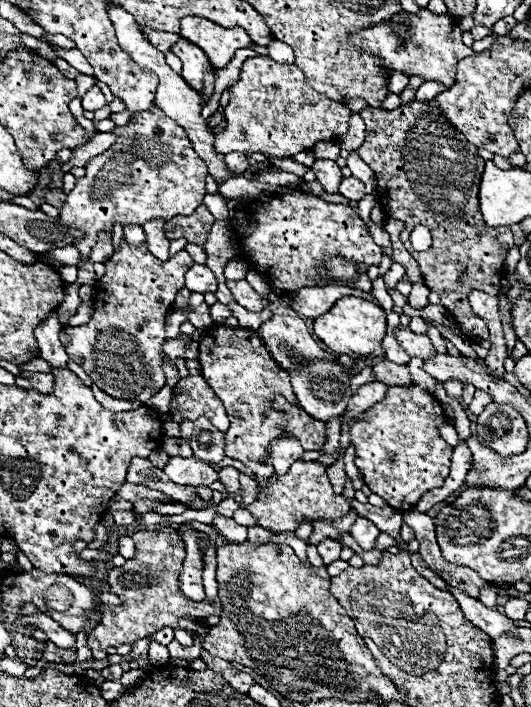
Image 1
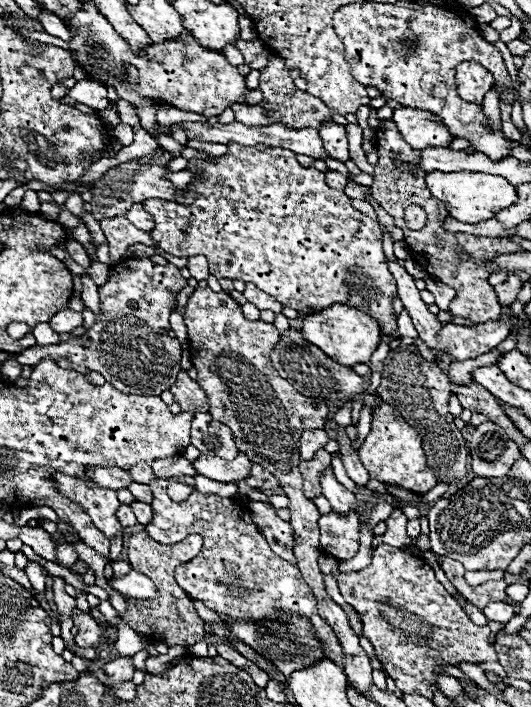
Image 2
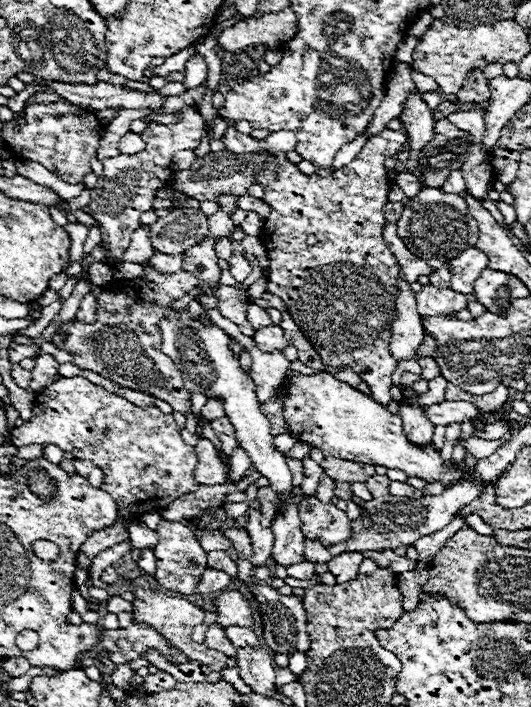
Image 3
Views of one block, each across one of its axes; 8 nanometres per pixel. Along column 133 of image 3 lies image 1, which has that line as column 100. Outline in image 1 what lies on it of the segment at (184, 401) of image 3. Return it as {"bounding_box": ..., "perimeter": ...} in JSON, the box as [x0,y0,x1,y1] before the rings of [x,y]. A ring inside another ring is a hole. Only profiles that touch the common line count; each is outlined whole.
{"bounding_box":[60,242,194,402],"perimeter":[[[122,242],[120,250],[116,250],[108,262],[104,262],[106,274],[96,282],[96,296],[94,296],[96,308],[94,308],[92,320],[84,326],[64,328],[60,332],[62,346],[66,348],[70,360],[80,364],[100,390],[120,400],[146,402],[152,396],[156,396],[158,390],[166,384],[166,376],[162,370],[162,360],[164,360],[162,344],[166,336],[166,316],[170,308],[174,308],[176,292],[184,286],[184,274],[192,264],[194,260],[186,250],[180,250],[170,260],[159,260],[156,256],[152,256],[152,252],[148,252],[146,244],[140,248],[134,248],[128,242]]]}

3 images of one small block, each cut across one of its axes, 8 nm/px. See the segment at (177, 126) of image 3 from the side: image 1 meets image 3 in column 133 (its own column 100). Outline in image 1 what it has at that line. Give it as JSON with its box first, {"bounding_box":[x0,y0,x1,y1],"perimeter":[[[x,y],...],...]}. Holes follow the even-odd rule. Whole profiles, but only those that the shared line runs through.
{"bounding_box":[60,106,206,266],"perimeter":[[[154,106],[134,116],[130,124],[114,128],[118,142],[108,148],[108,152],[88,160],[84,166],[86,176],[78,178],[60,210],[60,222],[64,226],[84,232],[84,238],[72,242],[80,250],[78,266],[90,262],[90,252],[98,242],[98,234],[112,232],[116,222],[122,226],[144,226],[156,218],[170,220],[176,214],[190,216],[206,194],[206,164],[196,156],[184,130]]]}

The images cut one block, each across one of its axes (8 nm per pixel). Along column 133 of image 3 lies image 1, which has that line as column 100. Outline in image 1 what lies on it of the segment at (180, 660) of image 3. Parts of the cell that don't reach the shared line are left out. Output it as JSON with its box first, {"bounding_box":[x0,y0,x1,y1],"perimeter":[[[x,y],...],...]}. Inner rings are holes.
{"bounding_box":[88,530,222,660],"perimeter":[[[140,530],[132,534],[136,542],[134,558],[126,560],[122,568],[112,568],[108,572],[110,592],[116,594],[122,604],[102,608],[102,622],[88,634],[88,646],[96,660],[106,658],[106,648],[134,644],[140,638],[148,638],[164,626],[178,628],[180,618],[206,618],[222,612],[220,600],[202,600],[200,604],[188,600],[178,586],[178,572],[184,560],[184,542],[172,530]]]}

